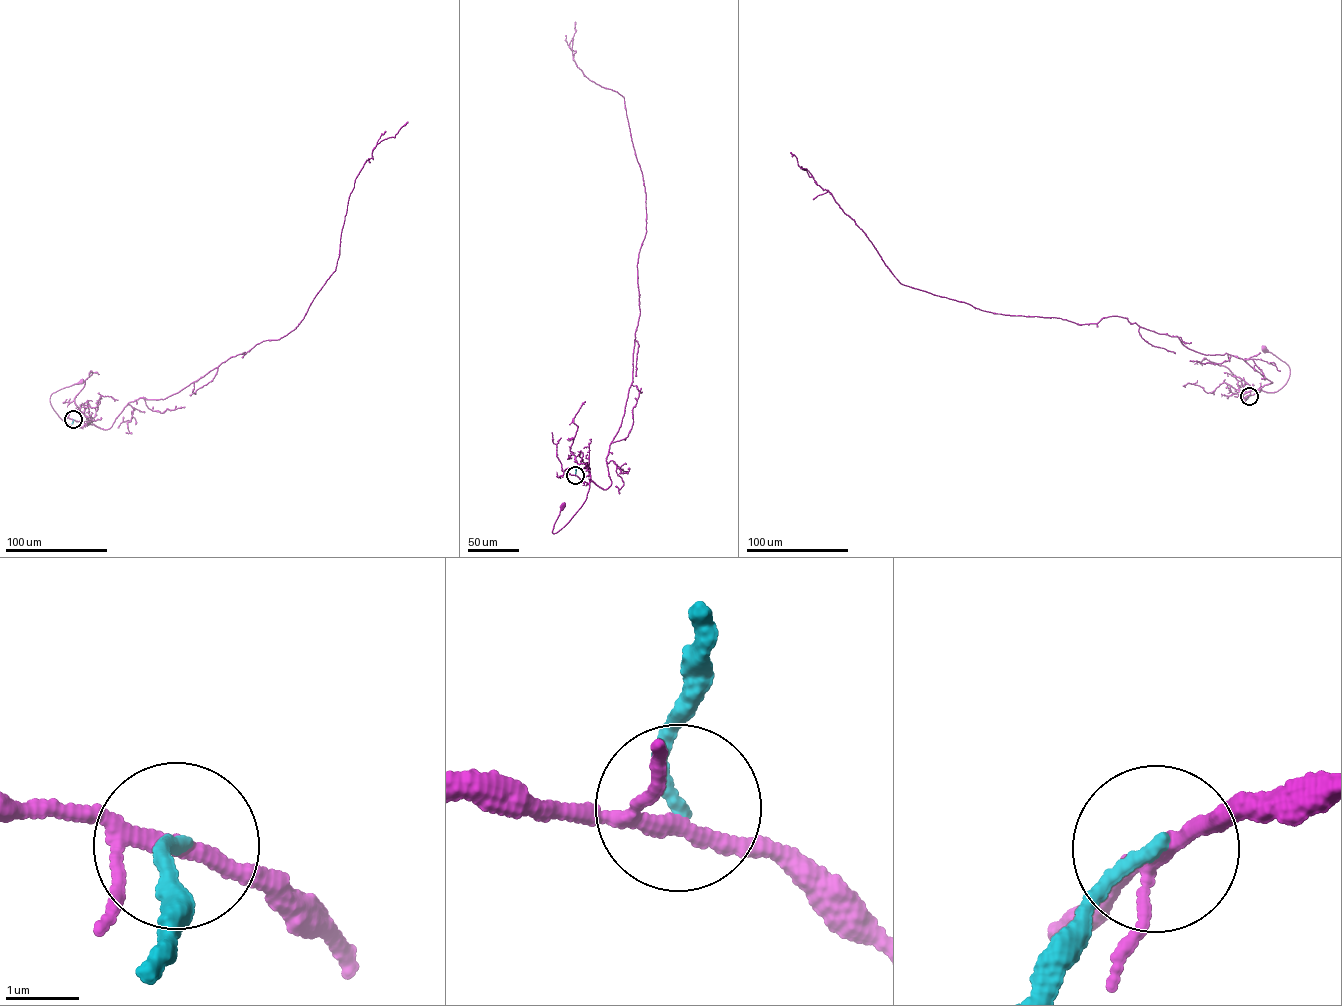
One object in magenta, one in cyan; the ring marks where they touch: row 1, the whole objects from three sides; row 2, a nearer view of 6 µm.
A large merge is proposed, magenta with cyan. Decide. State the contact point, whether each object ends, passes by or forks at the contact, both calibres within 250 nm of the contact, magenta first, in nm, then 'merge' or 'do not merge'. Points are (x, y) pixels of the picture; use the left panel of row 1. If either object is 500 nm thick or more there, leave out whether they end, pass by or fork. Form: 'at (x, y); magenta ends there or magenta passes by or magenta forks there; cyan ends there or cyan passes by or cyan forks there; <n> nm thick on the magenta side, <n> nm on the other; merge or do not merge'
at (73, 419); magenta forks there; cyan ends there; 180 nm thick on the magenta side, 180 nm on the other; do not merge

